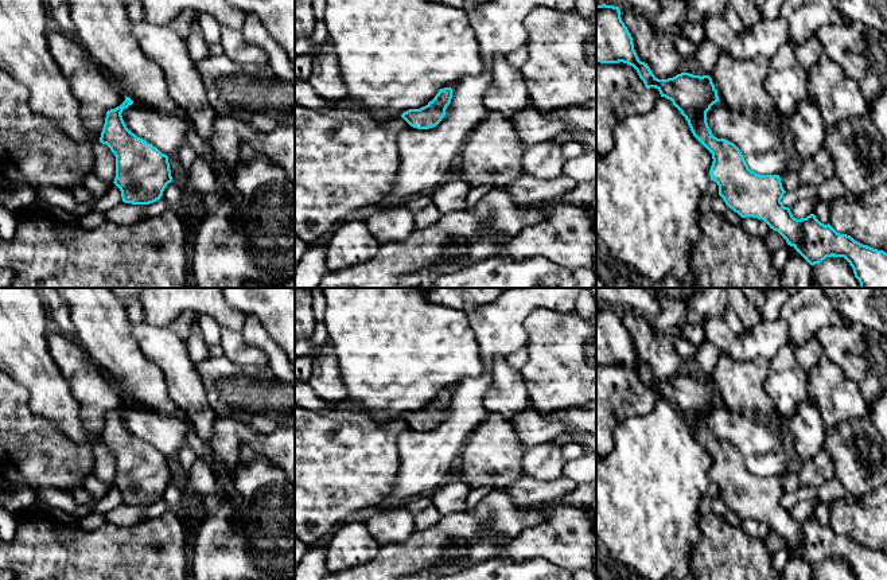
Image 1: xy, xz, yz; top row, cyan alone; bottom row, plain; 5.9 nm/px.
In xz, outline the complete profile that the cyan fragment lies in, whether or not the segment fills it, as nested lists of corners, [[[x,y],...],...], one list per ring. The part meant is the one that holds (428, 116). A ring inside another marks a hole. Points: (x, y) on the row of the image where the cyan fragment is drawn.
[[[444,87],[437,92],[435,98],[420,109],[409,109],[401,117],[413,128],[429,129],[436,126],[446,116],[446,109],[452,98],[452,89]]]

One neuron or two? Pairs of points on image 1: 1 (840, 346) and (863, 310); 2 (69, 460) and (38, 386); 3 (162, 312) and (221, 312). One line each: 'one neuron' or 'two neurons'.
1: two neurons
2: two neurons
3: one neuron

